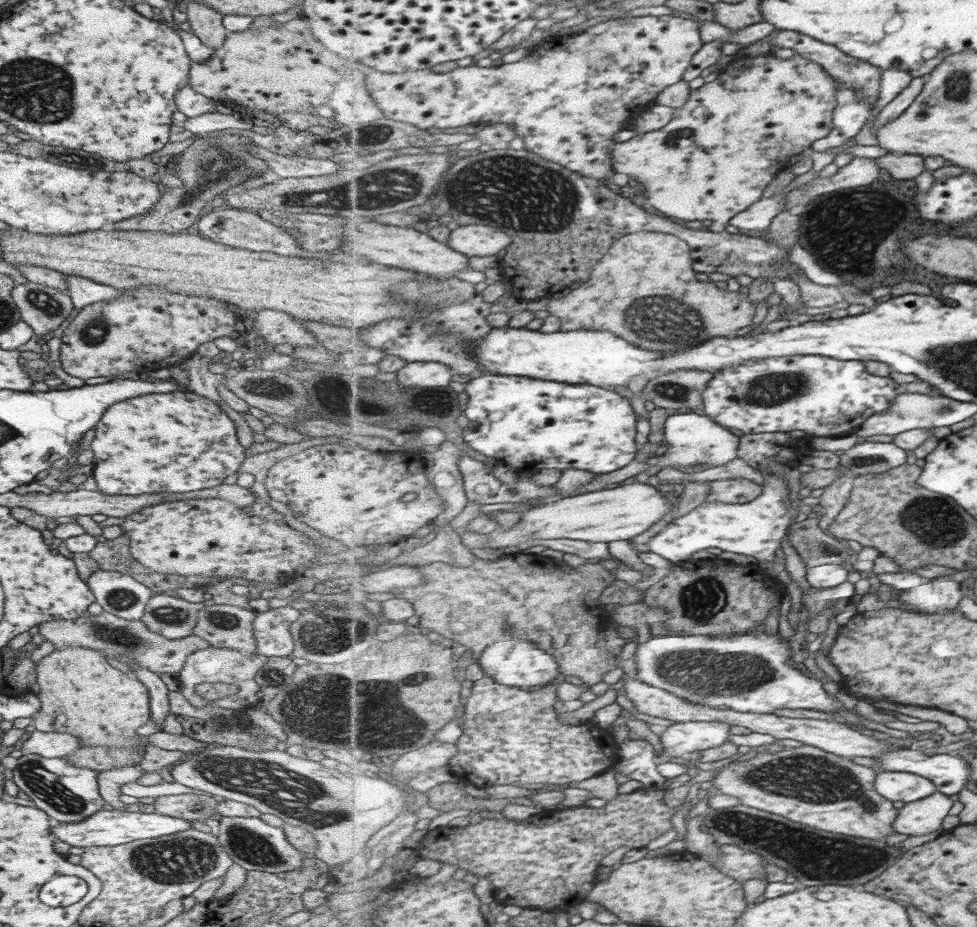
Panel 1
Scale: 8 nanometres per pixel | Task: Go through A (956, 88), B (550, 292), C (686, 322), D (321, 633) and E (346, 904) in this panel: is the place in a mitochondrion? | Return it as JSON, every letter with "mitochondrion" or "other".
{"A":"mitochondrion","B":"other","C":"mitochondrion","D":"mitochondrion","E":"other"}

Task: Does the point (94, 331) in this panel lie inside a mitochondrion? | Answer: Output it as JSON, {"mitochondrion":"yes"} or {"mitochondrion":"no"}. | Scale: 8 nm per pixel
{"mitochondrion":"yes"}

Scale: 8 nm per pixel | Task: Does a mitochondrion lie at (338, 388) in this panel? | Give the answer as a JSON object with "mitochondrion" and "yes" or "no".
{"mitochondrion":"no"}

